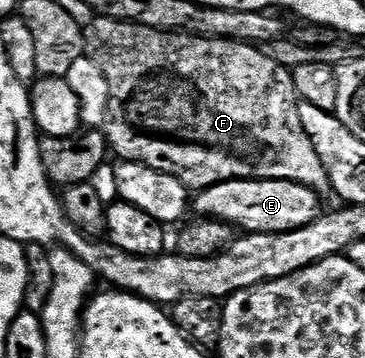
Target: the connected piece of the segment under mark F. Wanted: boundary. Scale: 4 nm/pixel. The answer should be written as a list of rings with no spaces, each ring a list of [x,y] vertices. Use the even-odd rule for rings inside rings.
[[[95,16],[92,23],[83,31],[83,48],[86,57],[91,58],[93,64],[97,64],[97,68],[101,68],[109,84],[109,104],[101,129],[107,136],[110,153],[116,159],[145,164],[157,172],[165,172],[181,180],[181,184],[191,192],[204,190],[213,184],[232,182],[235,178],[289,180],[305,184],[310,190],[316,192],[331,190],[331,182],[327,179],[327,173],[321,164],[321,156],[317,156],[317,148],[313,148],[313,140],[309,140],[304,126],[301,125],[299,93],[295,90],[291,79],[291,70],[277,64],[277,60],[269,60],[269,56],[265,56],[265,52],[258,45],[250,42],[234,42],[228,38],[206,38],[197,34],[182,34],[180,30],[158,30],[140,22]]]

